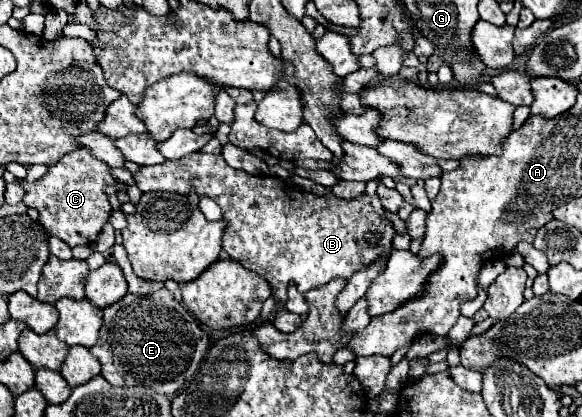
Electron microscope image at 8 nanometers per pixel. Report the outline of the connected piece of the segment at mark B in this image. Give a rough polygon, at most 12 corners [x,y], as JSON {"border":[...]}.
{"border":[[192,153],[142,193],[212,197],[234,261],[284,305],[392,251],[378,195],[350,201]]}

